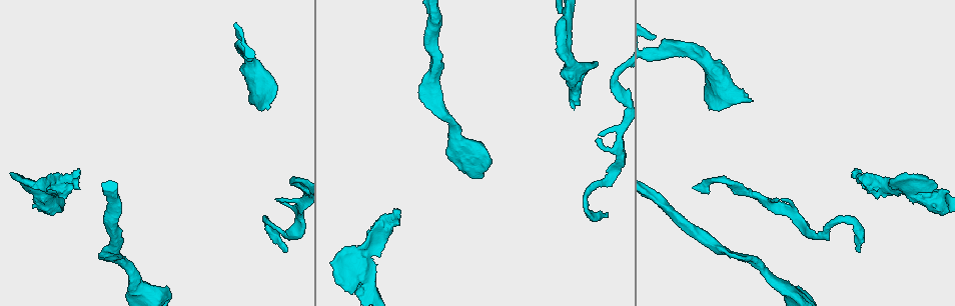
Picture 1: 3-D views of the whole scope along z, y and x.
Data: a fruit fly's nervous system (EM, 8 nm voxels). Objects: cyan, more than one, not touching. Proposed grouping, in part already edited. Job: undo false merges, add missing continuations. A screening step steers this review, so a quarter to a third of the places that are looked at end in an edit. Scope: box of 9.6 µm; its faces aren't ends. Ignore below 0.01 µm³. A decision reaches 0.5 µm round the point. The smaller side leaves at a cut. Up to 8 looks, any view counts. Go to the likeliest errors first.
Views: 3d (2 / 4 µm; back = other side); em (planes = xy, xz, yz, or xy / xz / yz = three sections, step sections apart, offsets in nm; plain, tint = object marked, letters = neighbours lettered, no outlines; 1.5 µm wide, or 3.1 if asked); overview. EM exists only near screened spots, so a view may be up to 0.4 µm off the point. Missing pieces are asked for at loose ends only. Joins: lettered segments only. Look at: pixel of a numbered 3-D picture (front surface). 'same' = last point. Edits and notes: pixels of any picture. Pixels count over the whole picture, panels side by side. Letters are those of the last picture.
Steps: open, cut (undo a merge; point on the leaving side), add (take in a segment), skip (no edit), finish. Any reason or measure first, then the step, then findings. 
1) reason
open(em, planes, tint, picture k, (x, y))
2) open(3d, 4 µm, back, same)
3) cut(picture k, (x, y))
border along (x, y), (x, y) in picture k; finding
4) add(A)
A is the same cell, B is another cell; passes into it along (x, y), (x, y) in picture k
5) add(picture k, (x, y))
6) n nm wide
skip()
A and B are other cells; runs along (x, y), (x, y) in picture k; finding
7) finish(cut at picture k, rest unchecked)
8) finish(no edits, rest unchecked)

an open end
open(3d, 4 µm, picture 1, (851, 172))

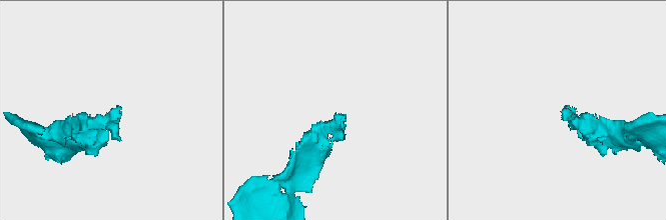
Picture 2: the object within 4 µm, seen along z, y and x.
open(em, planes, letters, picture 2, (564, 114))

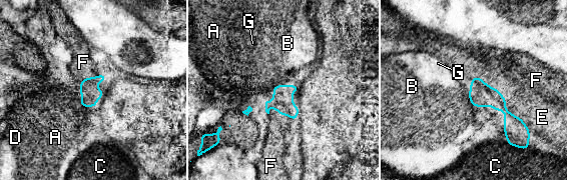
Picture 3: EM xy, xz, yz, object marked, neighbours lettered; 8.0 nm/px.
skip()
A, B, C, D, E, F and G are other cells; border along (467, 93), (471, 103) in picture 3; no lettered segment goes on from it

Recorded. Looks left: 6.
sharp bend
open(em, xz, step 8, tint, picture 1, (610, 85))

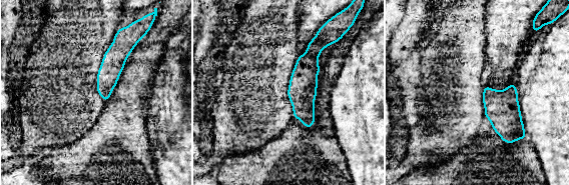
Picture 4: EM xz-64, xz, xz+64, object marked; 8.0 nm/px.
open(em, planes, letters, same)

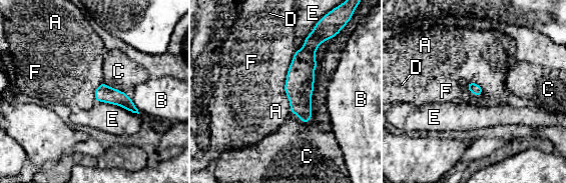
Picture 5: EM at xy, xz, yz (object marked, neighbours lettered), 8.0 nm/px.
skip()
A, B, C, D, E and F are other cells; border along (297, 49), (287, 74), (284, 92) in picture 5; continuous, no second neuron

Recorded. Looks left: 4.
open(em, xy, step 4, letters, picture 1, (560, 13))

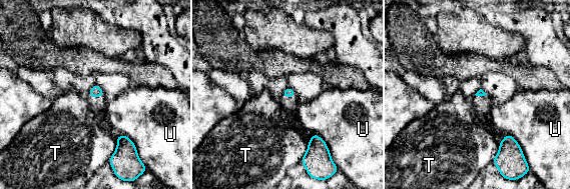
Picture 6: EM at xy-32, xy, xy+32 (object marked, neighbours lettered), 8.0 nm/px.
cut it another way
open(em, planes, letters, same)

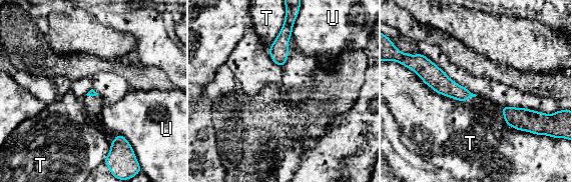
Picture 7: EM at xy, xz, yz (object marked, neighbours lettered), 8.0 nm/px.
skip()
T and U are other cells; border along (411, 69), (435, 91), (464, 103) in picture 7; no lettered segment goes on from it

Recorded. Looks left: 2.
finish(no edits, rest unchecked)

